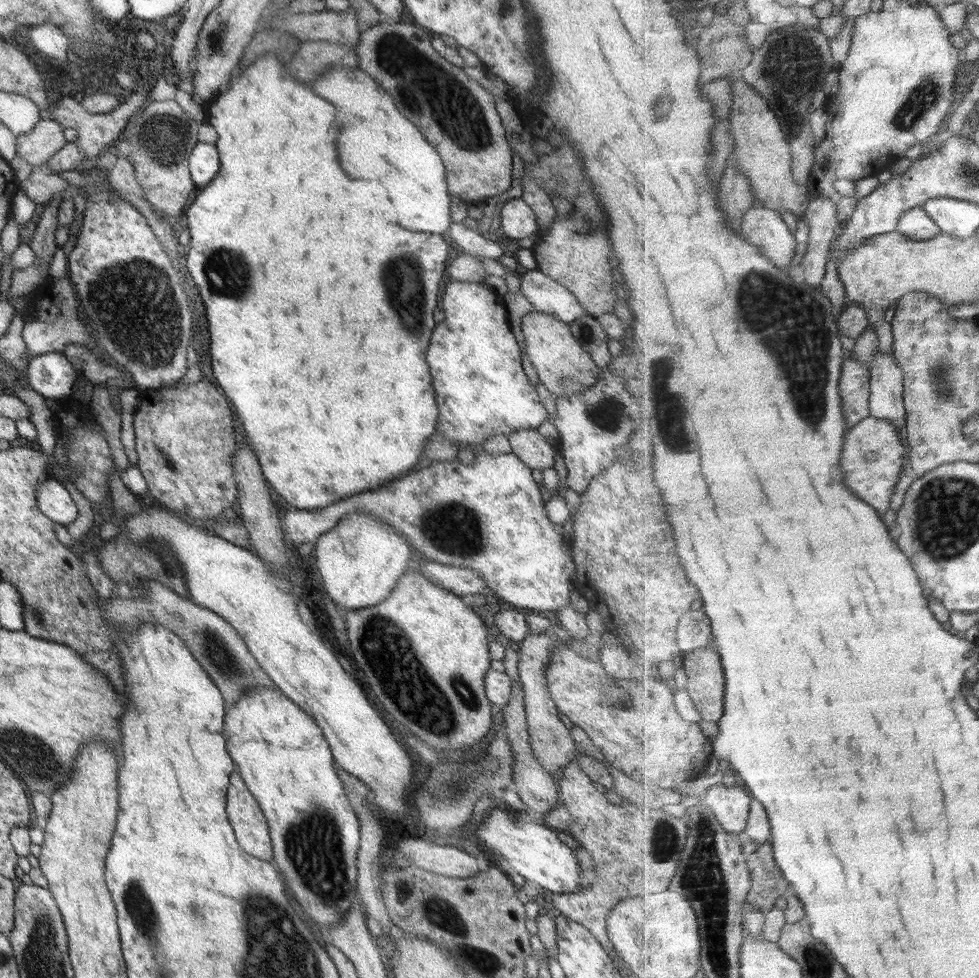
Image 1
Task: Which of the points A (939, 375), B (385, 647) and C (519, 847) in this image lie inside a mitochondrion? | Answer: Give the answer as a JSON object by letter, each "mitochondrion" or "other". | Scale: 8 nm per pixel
{"A":"mitochondrion","B":"mitochondrion","C":"other"}

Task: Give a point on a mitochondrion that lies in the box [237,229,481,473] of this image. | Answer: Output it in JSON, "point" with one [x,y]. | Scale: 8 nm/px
{"point":[401,276]}

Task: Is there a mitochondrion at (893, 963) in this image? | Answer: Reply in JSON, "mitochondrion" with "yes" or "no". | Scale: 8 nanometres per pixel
{"mitochondrion":"no"}

